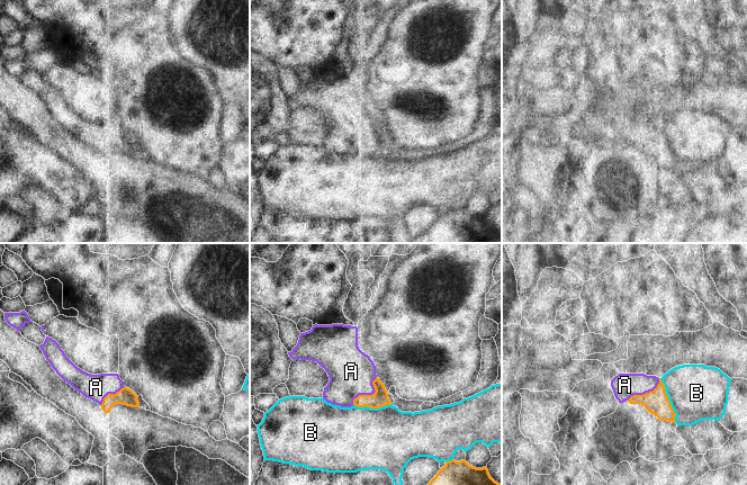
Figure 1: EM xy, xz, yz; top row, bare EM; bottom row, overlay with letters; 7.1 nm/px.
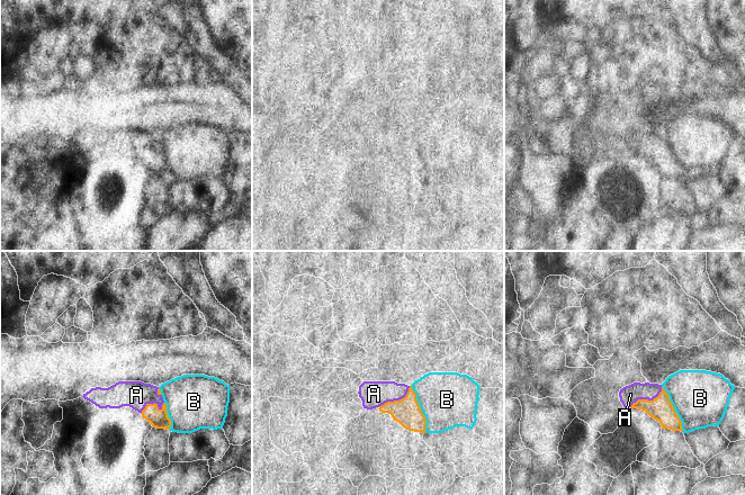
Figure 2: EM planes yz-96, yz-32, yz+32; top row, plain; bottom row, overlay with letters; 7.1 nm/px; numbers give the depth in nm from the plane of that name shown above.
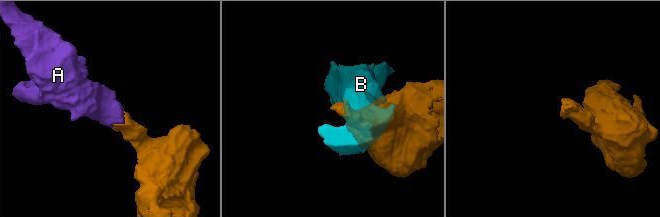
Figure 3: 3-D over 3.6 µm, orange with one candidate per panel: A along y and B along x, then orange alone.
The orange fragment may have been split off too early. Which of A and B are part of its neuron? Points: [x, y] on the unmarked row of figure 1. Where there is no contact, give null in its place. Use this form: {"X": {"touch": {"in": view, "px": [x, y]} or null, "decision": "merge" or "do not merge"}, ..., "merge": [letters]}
{"A": {"touch": {"in": "xz", "px": [368, 143]}, "decision": "merge"}, "B": {"touch": {"in": "yz", "px": [668, 149]}, "decision": "do not merge"}, "merge": ["A"]}

